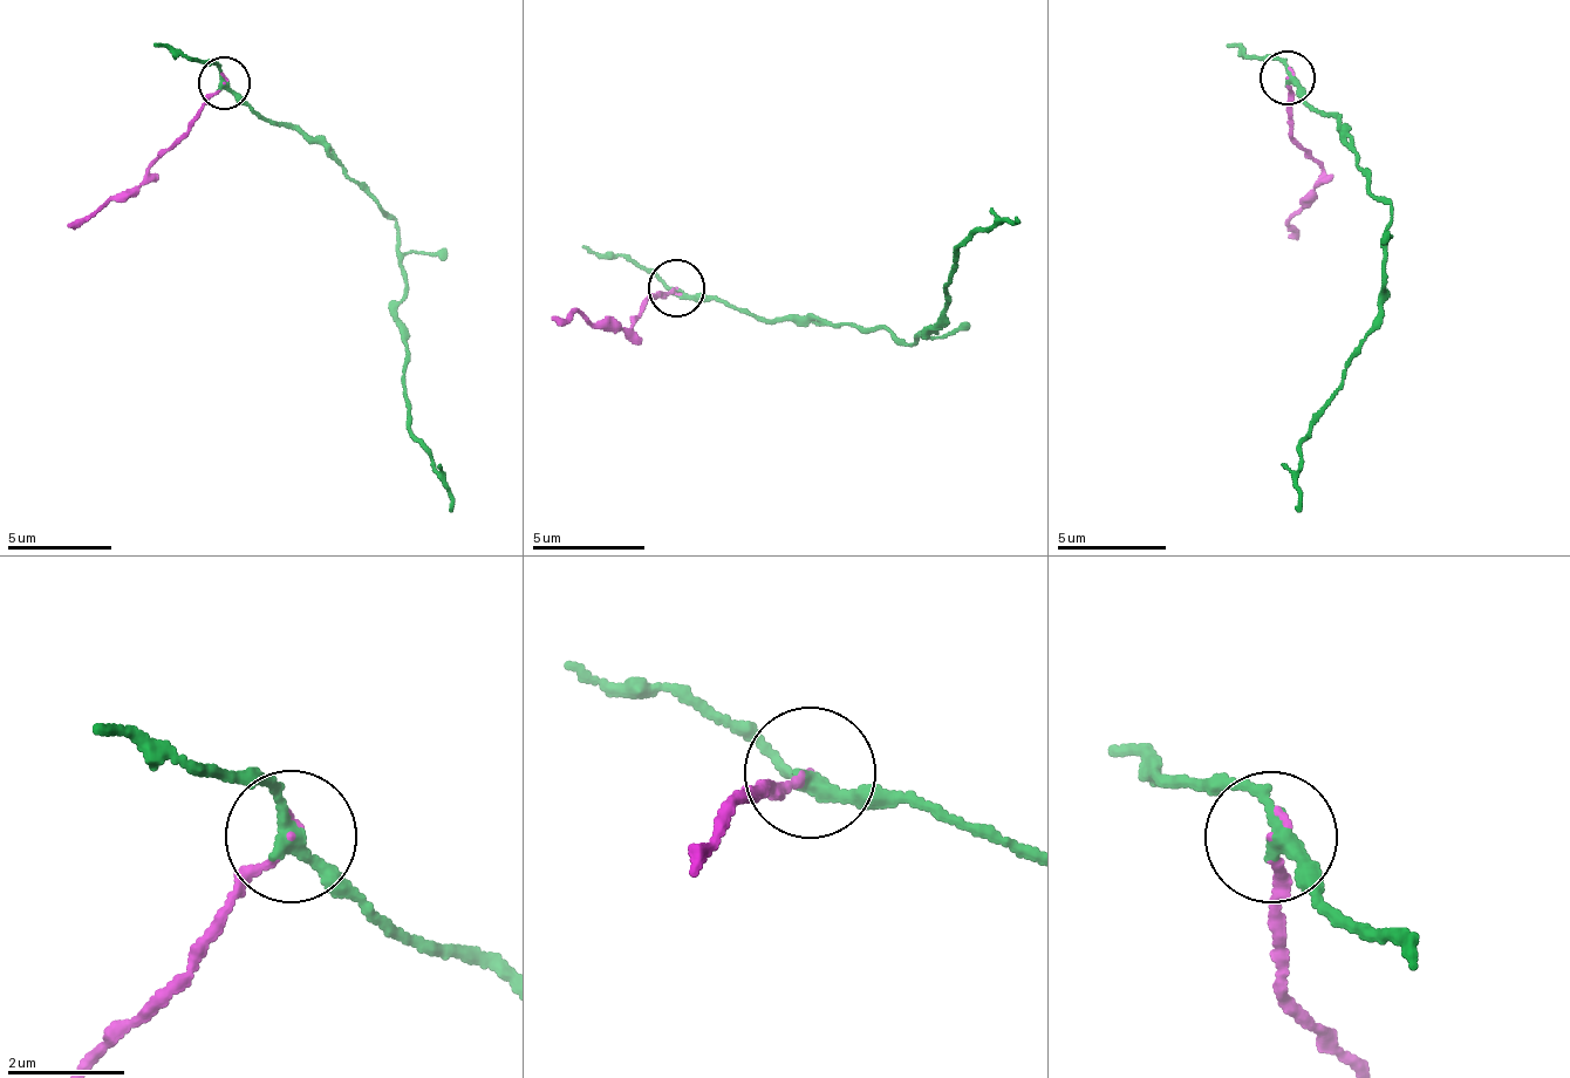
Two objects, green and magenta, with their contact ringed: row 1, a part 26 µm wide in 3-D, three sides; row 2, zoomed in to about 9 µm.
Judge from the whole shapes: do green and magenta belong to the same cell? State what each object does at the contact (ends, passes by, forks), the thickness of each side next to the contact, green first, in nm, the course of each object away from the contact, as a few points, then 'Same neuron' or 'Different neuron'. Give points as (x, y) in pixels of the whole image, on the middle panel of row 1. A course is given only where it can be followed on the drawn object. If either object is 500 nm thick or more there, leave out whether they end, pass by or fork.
At the ring green passes by. At the ring magenta ends. Thickness 240 nm (green) against 100 nm. Course of green: (678, 286), (730, 307), (782, 319), (889, 327), (910, 342), (937, 325), (962, 245), (995, 219), (1016, 217). Course of magenta: (678, 286), (650, 294), (628, 336), (589, 328), (577, 311), (553, 314). Different neuron

